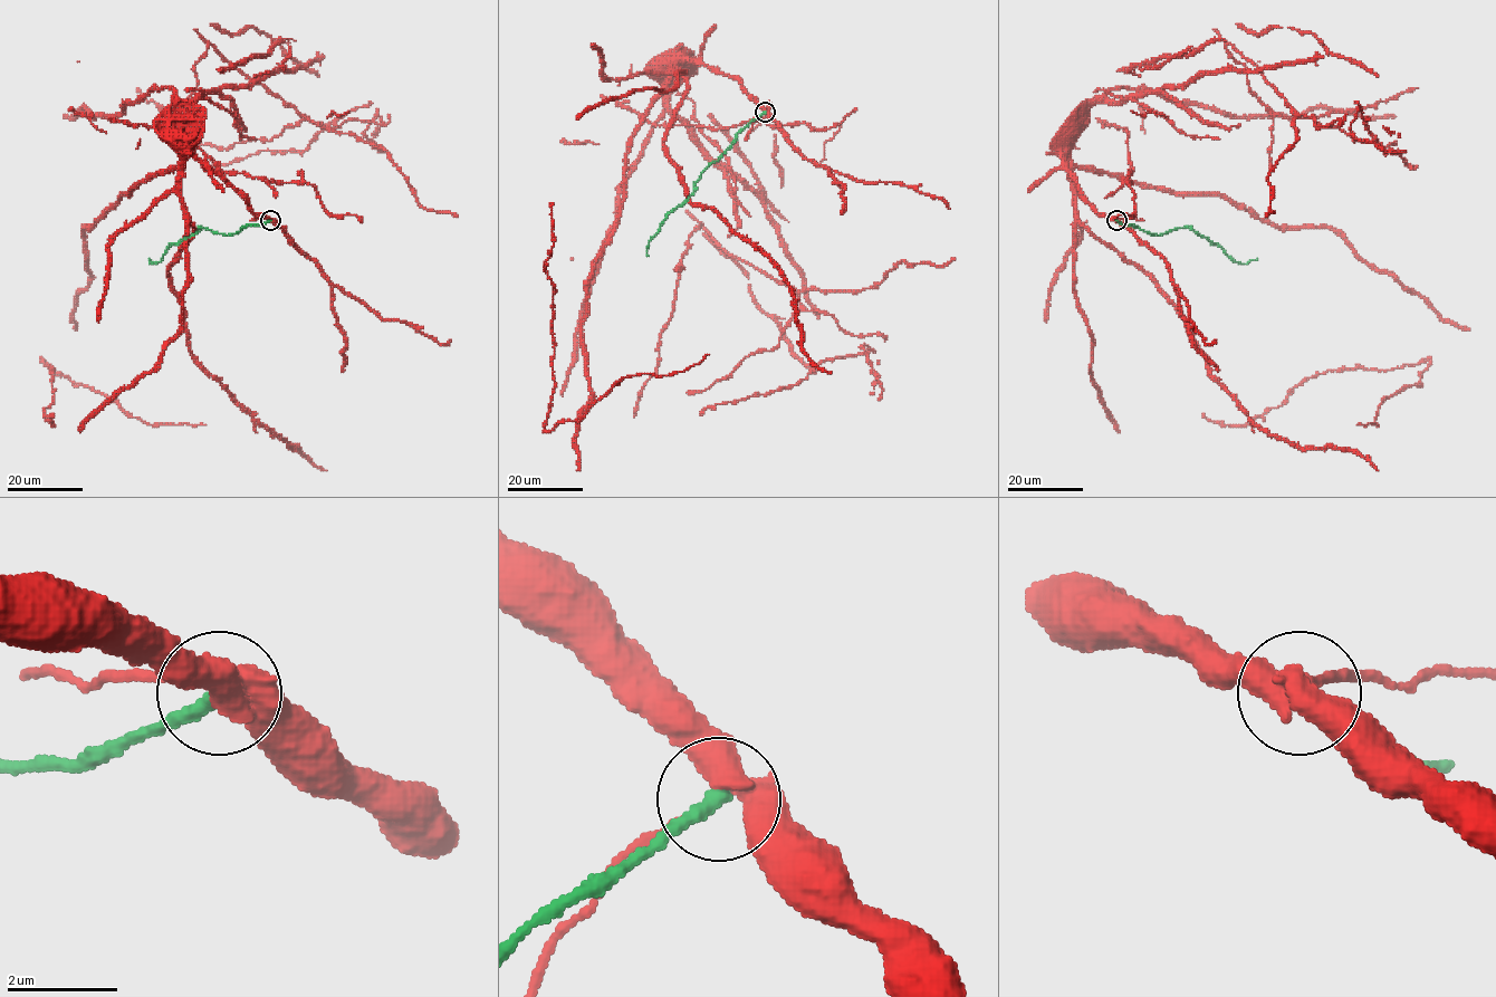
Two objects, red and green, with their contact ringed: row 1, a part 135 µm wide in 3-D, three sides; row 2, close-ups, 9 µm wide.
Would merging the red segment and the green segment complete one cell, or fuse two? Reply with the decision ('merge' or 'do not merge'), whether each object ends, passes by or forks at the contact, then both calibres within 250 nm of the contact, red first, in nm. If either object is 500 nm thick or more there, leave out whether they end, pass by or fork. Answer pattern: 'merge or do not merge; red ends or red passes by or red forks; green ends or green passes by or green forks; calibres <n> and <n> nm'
do not merge; red forks; green ends; calibres 380 and 300 nm

